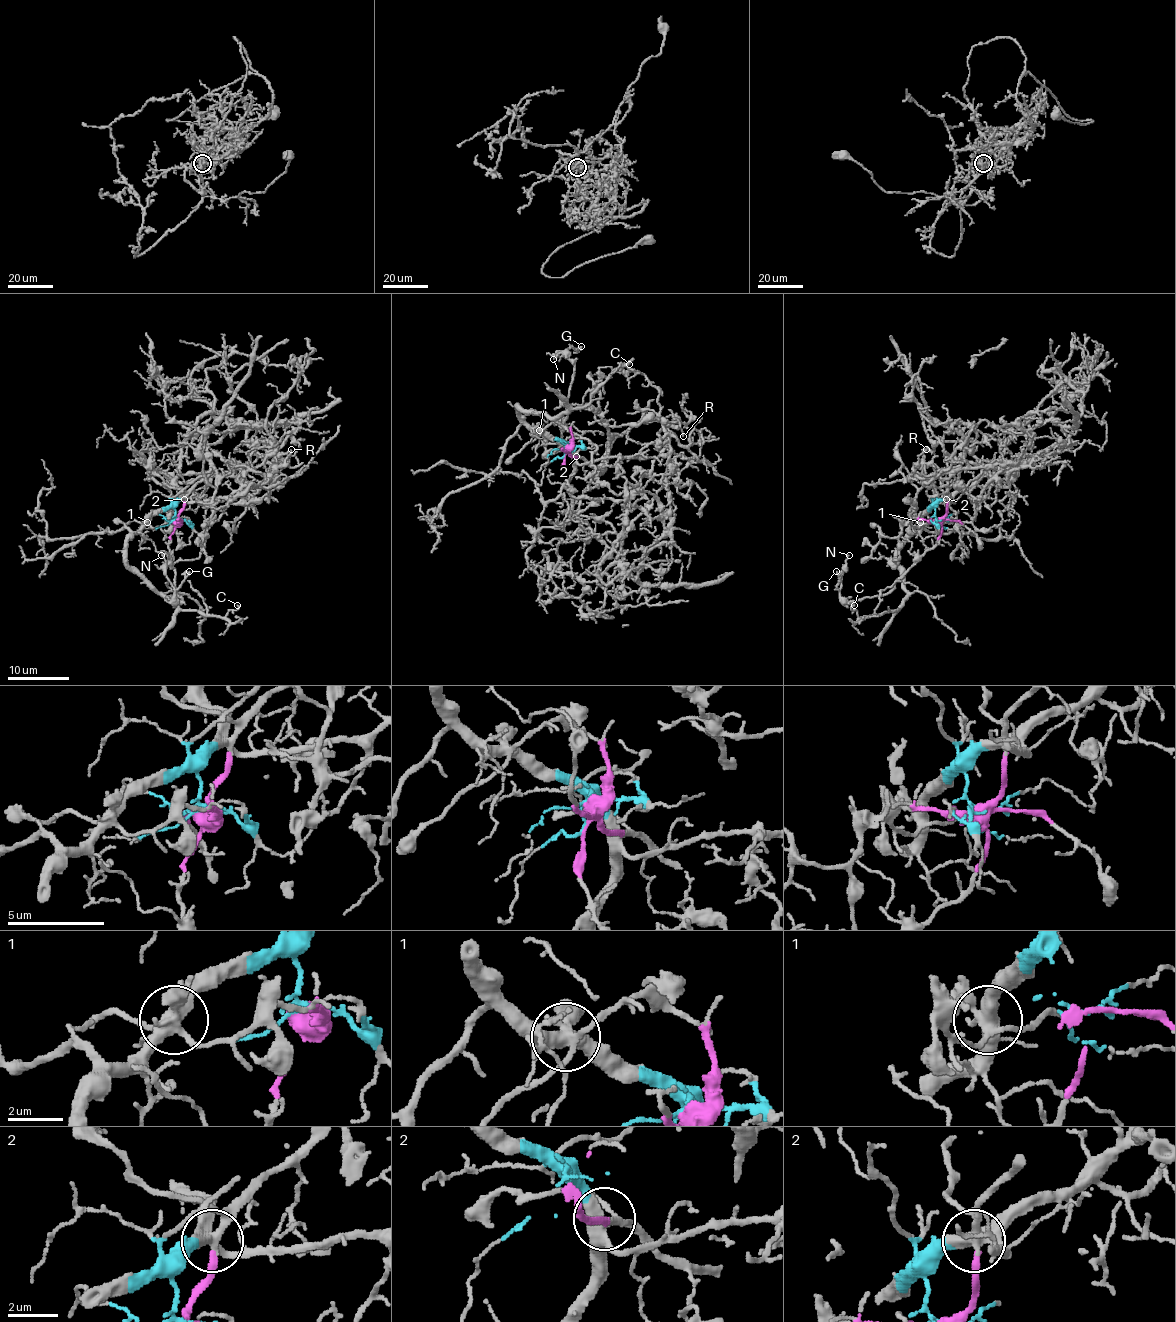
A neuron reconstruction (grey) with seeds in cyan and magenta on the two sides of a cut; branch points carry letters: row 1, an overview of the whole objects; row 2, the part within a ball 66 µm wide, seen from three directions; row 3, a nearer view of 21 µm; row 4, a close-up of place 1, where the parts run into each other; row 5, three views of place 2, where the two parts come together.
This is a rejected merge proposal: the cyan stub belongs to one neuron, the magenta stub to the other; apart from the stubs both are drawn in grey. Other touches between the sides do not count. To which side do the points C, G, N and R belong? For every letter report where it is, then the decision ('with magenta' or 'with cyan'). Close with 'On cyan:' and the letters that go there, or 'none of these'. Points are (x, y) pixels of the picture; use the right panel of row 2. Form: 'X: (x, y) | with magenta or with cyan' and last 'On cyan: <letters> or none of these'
C: (854, 605) | with cyan
G: (836, 571) | with magenta
N: (849, 555) | with magenta
R: (926, 449) | with magenta
On cyan: C

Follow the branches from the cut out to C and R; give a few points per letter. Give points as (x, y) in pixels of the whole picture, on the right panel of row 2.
C: (939, 519), (929, 508), (899, 549), (903, 604), (859, 617), (851, 610), (854, 604)
R: (939, 519), (955, 482), (981, 502), (1003, 467), (920, 476), (916, 464), (926, 450)

